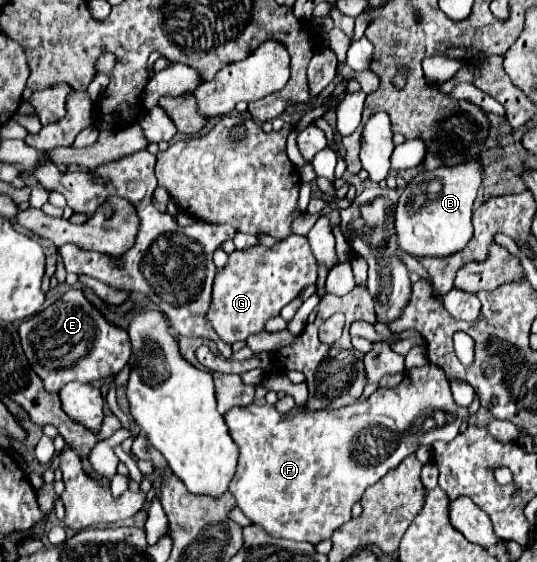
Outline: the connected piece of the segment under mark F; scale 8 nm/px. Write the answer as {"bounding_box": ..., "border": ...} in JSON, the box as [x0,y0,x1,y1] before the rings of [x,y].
{"bounding_box":[223,363,469,545],"border":[[[427,363],[419,369],[407,369],[397,387],[379,389],[371,397],[335,411],[309,413],[297,407],[289,415],[283,415],[275,405],[259,407],[251,403],[247,407],[233,407],[223,417],[241,451],[235,479],[229,485],[229,491],[237,499],[237,507],[253,523],[265,527],[269,535],[317,545],[323,539],[331,539],[333,531],[351,519],[353,503],[361,499],[369,485],[397,467],[401,459],[415,453],[419,445],[455,439],[461,425],[469,419],[469,409],[453,401],[449,381],[441,367]]]}

